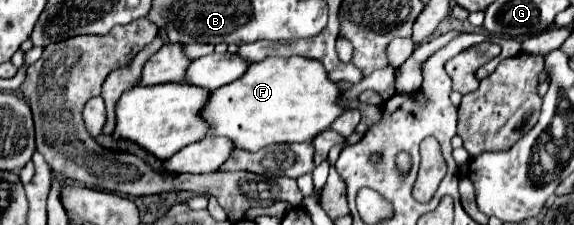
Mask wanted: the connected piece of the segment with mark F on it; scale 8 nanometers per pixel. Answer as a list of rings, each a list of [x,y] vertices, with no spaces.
[[[300,55],[292,57],[266,57],[260,63],[252,63],[248,71],[238,79],[232,81],[216,91],[212,91],[206,107],[204,107],[204,119],[212,127],[214,135],[224,135],[234,141],[236,147],[246,151],[258,151],[272,143],[306,143],[312,141],[318,133],[330,129],[330,125],[346,111],[346,107],[340,103],[342,89],[332,83],[328,77],[324,65],[320,61],[312,61]]]

